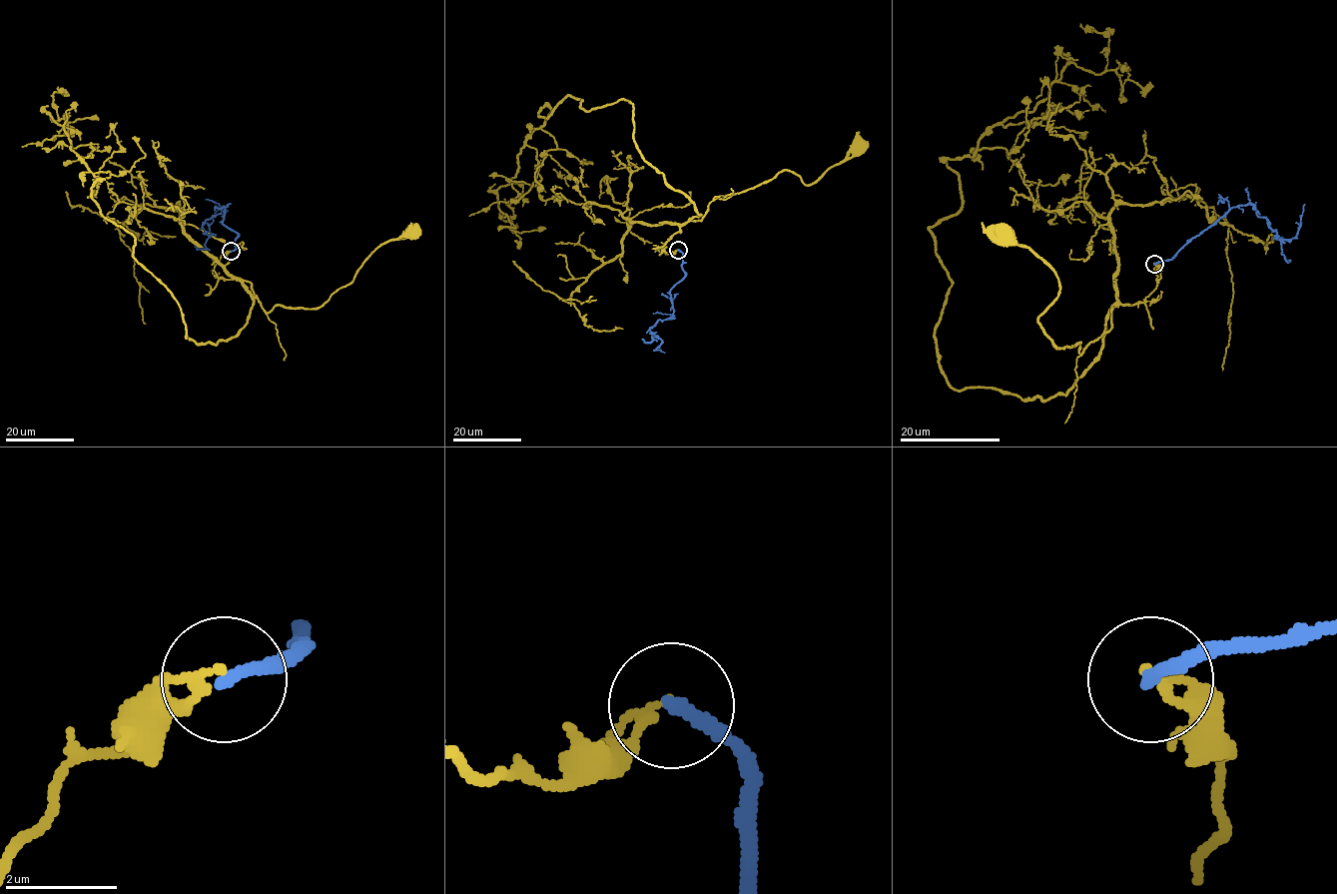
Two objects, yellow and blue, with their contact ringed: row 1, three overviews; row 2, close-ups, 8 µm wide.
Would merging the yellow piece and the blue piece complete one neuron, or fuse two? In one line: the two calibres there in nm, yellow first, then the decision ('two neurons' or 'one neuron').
calibres 160 and 240 nm; two neurons

